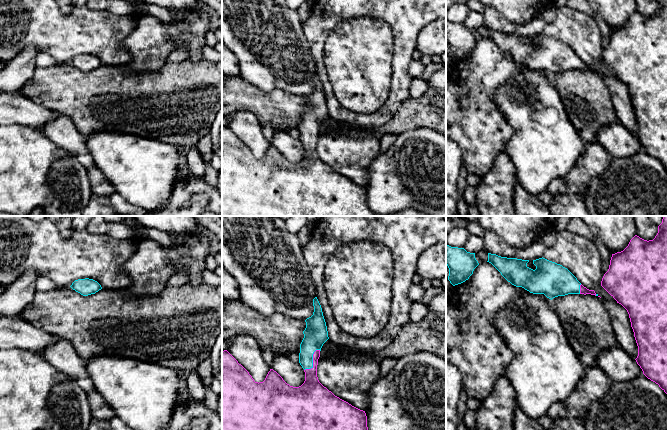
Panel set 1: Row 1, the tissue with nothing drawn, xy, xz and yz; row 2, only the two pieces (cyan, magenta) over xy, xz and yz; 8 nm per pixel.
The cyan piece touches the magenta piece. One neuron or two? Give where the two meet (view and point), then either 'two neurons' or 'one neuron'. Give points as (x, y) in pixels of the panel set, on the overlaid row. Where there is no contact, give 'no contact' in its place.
xz (312, 361) | one neuron

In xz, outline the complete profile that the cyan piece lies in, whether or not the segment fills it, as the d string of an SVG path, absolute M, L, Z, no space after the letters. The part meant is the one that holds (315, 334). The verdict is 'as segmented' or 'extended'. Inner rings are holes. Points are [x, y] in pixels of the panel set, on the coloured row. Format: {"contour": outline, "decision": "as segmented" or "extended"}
{"contour": "M315 297L313 299L314 312L313 315L305 320L306 328L303 331L304 338L300 344L299 363L305 372L305 381L299 387L293 387L287 384L283 378L273 369L270 369L263 382L255 382L249 372L238 363L238 361L227 351L222 351L222 430L368 430L367 416L365 411L360 410L348 402L335 396L331 391L324 387L317 377L317 365L320 357L320 351L323 344L329 339L326 322L323 316L321 305Z", "decision": "extended"}

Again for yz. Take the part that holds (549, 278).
{"contour": "M488 253L487 262L491 263L512 285L522 287L533 294L544 294L551 300L568 294L591 294L596 296L594 290L584 287L567 268L543 257L533 260L533 264L536 266L535 270L527 266L529 260L501 257L491 253Z", "decision": "extended"}

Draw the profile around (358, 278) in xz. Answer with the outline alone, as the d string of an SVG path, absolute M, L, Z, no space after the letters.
M371 240L346 244L331 255L324 270L324 287L333 317L343 331L370 338L386 326L391 311L393 266L389 249Z

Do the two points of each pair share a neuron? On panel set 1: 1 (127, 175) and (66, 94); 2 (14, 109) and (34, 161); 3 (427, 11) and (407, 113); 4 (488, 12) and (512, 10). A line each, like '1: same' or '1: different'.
1: different
2: different
3: different
4: different

